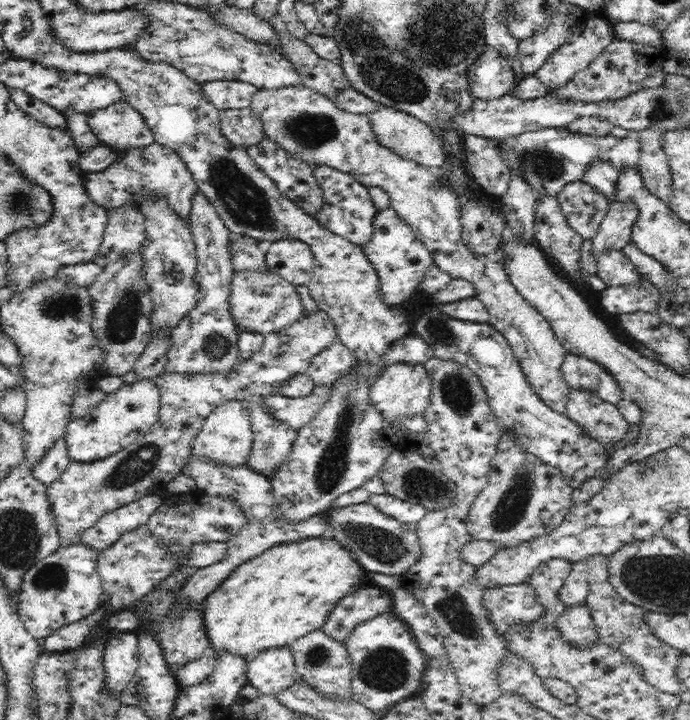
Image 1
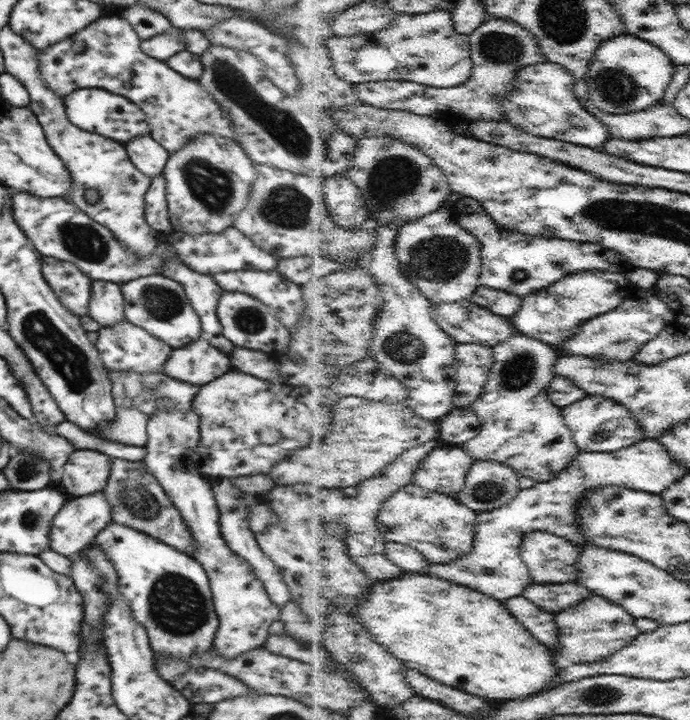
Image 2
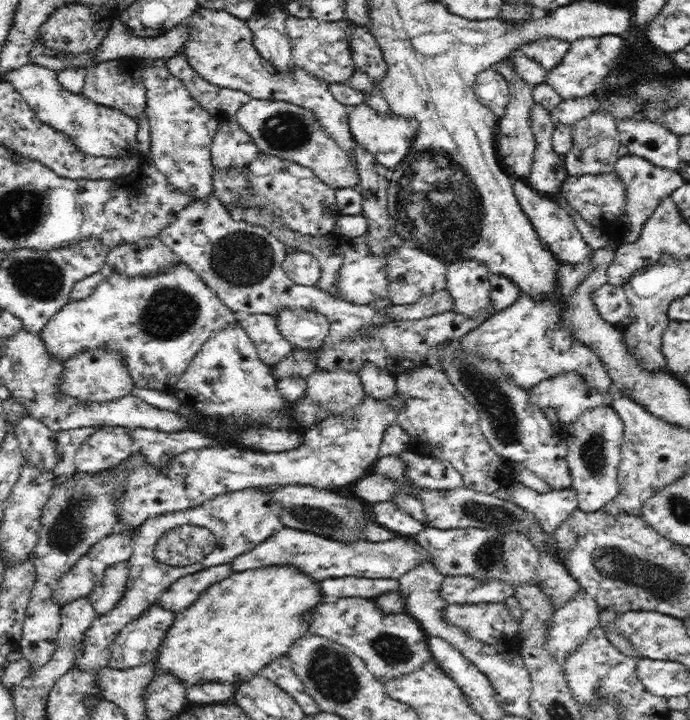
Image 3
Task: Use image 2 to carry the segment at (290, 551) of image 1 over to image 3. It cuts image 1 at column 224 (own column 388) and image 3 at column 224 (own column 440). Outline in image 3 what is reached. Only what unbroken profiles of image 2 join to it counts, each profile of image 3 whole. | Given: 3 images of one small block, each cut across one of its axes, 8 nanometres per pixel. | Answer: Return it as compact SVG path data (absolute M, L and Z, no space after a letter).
M270 566L232 572L209 586L188 608L175 613L175 620L164 639L159 668L169 669L186 682L186 687L200 681L225 681L241 684L252 680L272 660L285 656L295 640L309 632L314 620L314 606L322 602L320 584L298 566Z

